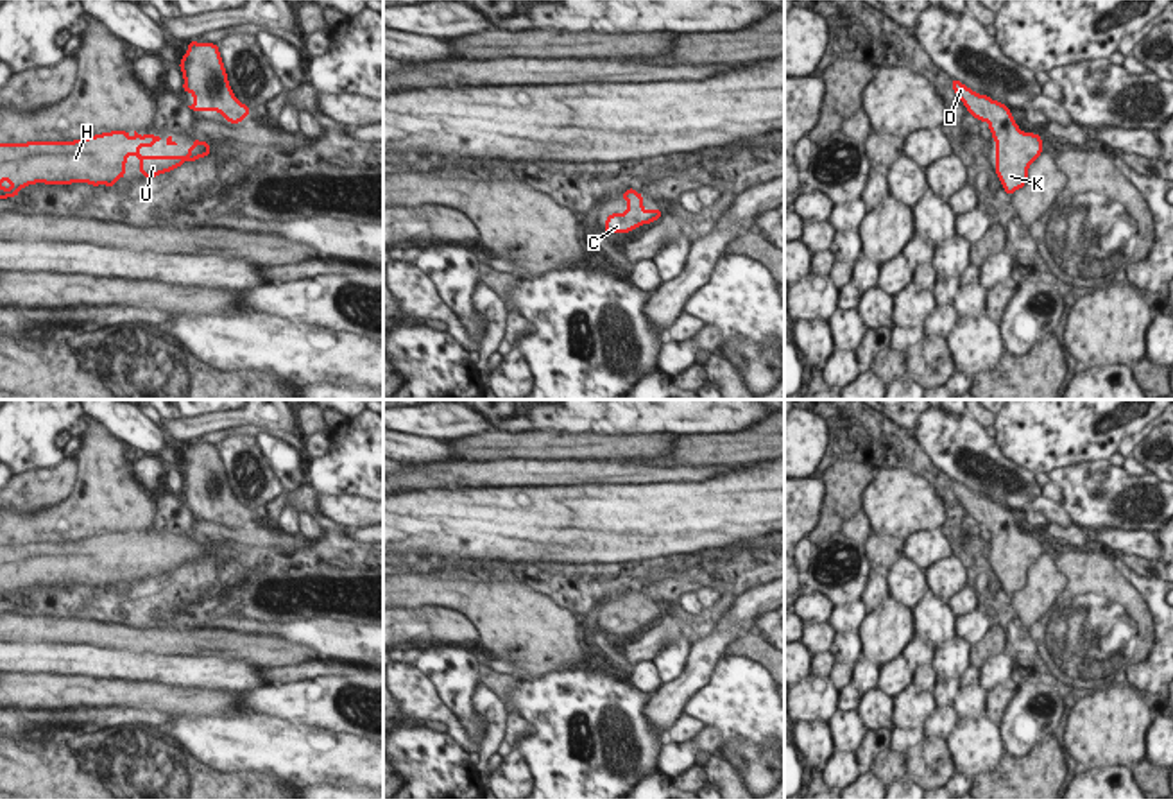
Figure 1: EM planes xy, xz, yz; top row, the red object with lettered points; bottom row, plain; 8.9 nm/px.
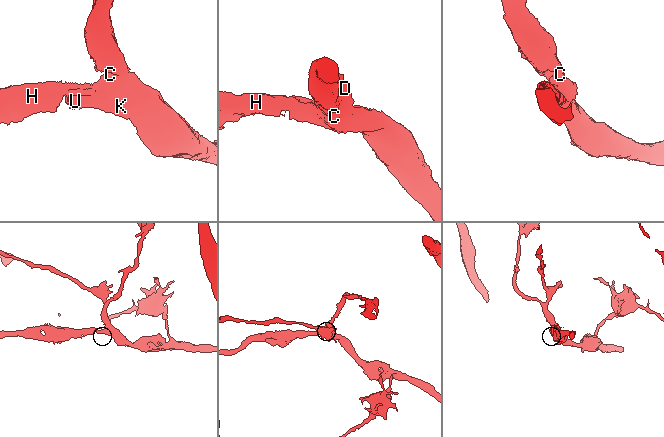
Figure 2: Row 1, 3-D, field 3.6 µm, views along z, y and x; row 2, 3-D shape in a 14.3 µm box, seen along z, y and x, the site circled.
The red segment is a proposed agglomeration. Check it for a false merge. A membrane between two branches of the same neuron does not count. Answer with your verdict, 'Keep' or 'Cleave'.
Keep

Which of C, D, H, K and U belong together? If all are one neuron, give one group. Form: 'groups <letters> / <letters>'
groups C D H K U

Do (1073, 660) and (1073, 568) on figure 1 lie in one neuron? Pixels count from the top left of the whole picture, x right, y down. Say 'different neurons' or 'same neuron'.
same neuron

